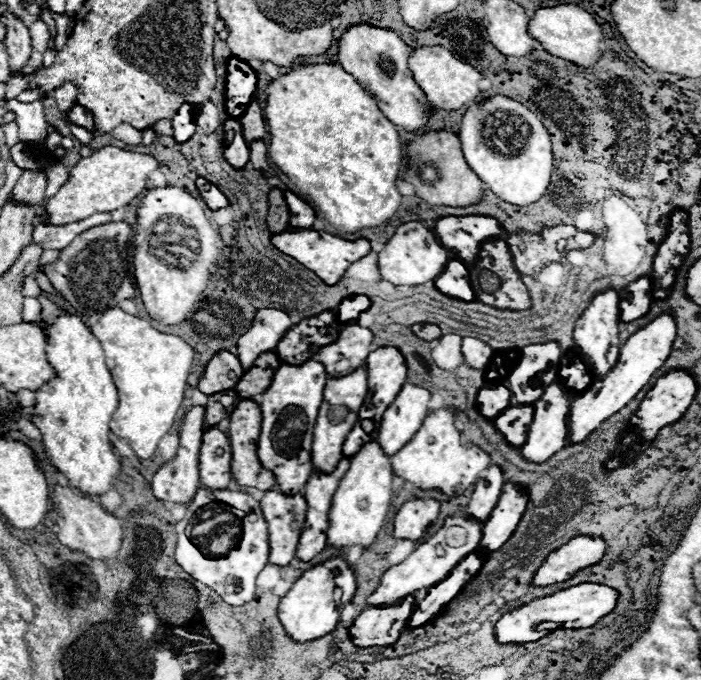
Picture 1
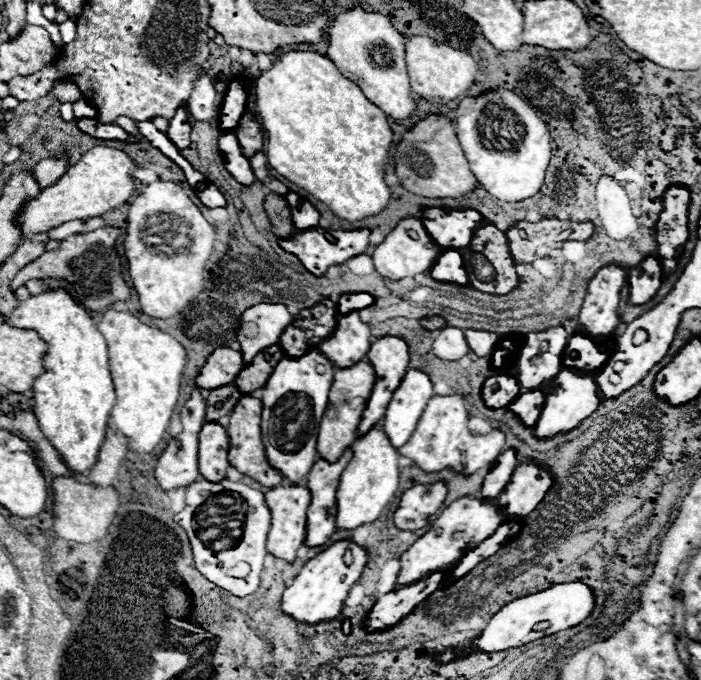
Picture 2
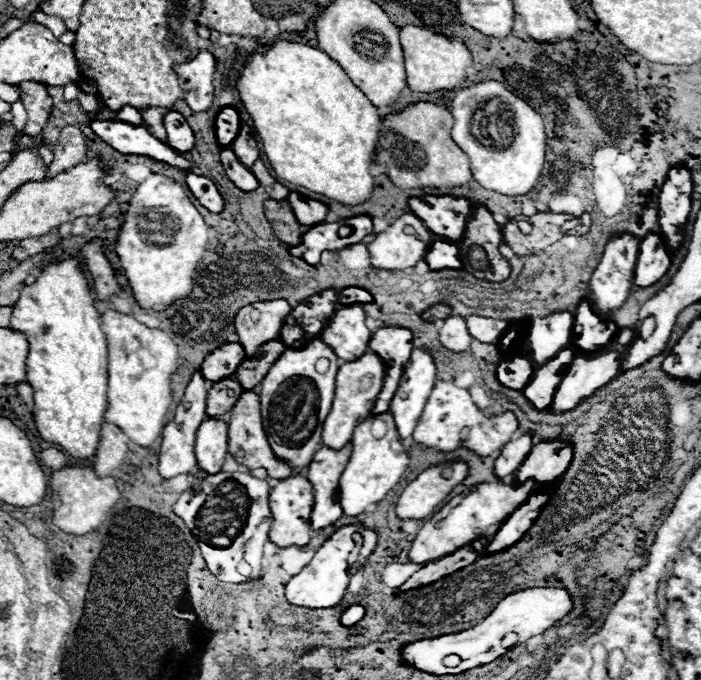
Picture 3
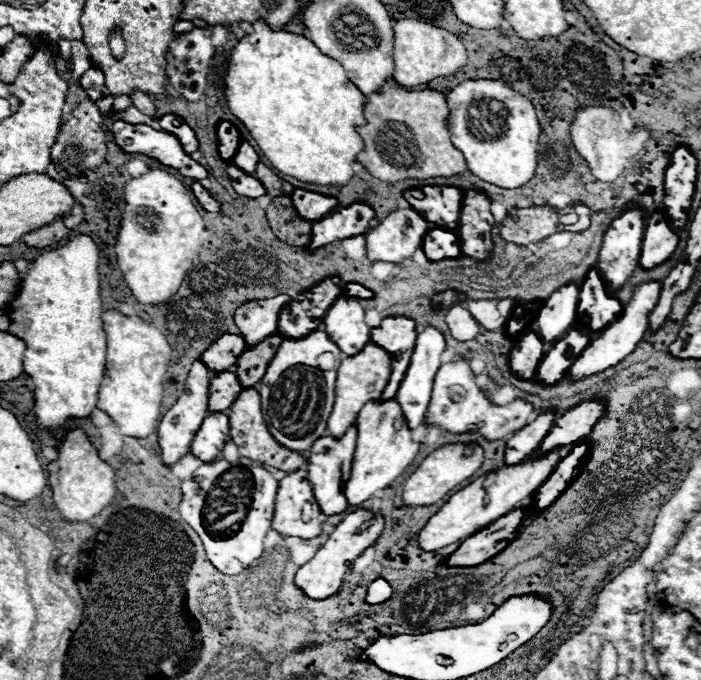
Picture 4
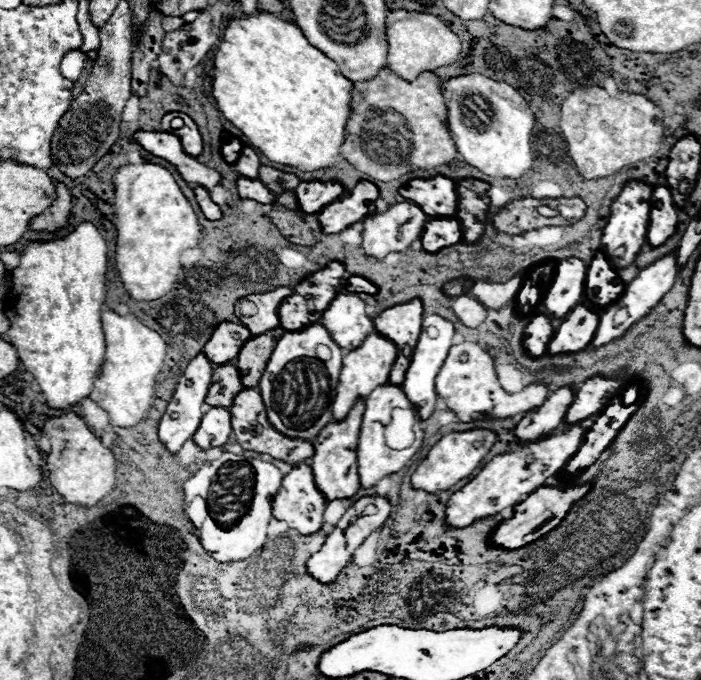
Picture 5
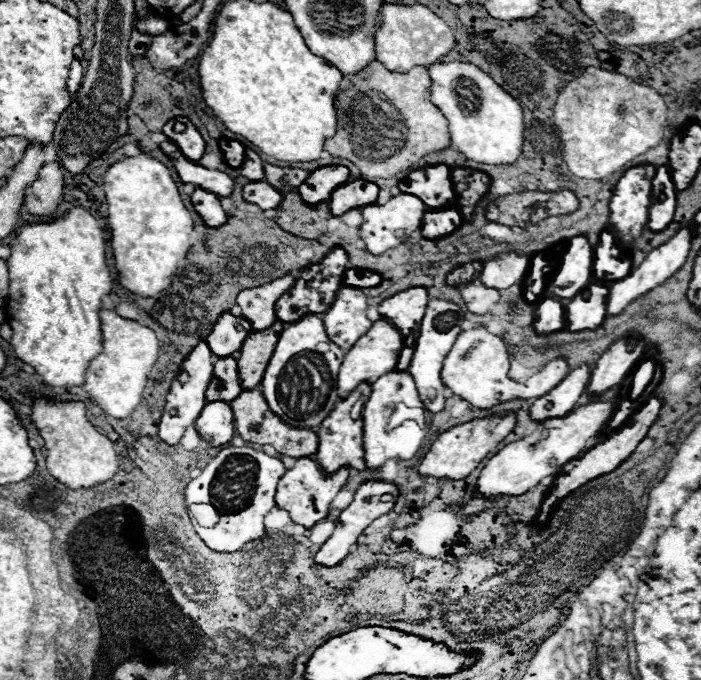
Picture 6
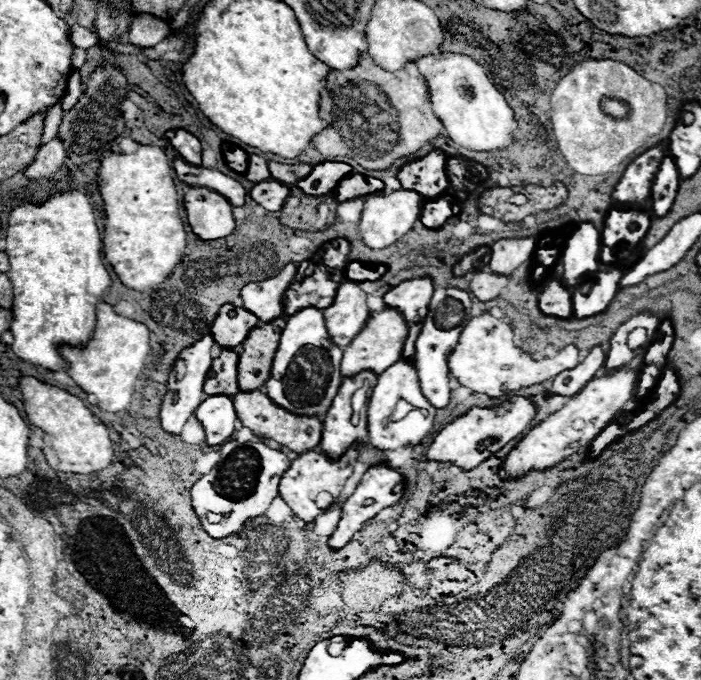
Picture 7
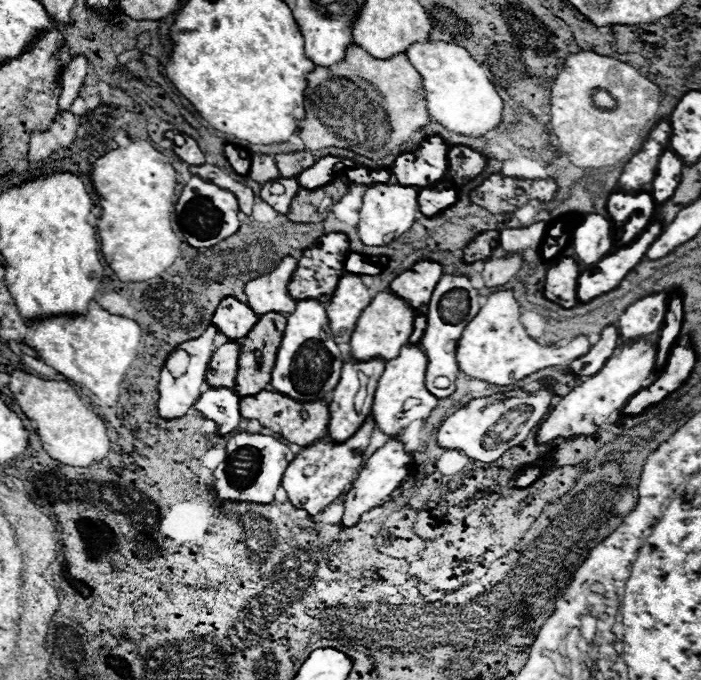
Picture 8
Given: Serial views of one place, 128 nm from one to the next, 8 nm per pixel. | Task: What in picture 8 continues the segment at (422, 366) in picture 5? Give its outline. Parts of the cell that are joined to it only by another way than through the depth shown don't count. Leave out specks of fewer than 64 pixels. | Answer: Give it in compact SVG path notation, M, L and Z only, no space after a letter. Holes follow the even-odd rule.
M444 274L430 298L428 304L428 326L424 330L424 336L420 338L420 346L428 356L428 368L426 368L426 388L428 392L432 392L436 398L448 398L454 392L454 386L446 388L446 390L438 390L434 386L434 380L438 376L448 378L450 382L456 380L458 374L458 364L456 364L456 344L460 340L462 330L466 328L466 324L478 314L480 310L480 296L478 290L472 288L470 280L466 276L450 276Z

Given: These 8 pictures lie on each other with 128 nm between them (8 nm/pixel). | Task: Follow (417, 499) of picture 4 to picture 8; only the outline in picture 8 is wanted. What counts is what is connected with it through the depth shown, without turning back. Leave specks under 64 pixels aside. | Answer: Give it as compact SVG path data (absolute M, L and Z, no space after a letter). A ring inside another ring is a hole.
M512 390L504 394L476 398L442 422L438 430L438 446L446 450L462 450L468 458L478 462L494 462L508 448L518 446L530 434L530 430L542 422L542 416L550 408L550 398L552 392L546 390L540 390L536 394Z

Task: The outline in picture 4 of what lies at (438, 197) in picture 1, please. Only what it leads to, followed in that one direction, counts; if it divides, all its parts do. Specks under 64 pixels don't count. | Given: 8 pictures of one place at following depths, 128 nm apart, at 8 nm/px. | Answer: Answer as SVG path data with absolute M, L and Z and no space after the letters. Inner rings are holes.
M394 80L384 84L380 94L366 96L364 118L366 126L360 126L364 150L358 158L368 172L384 182L400 180L426 180L436 176L456 176L466 172L466 160L460 150L454 148L448 134L448 106L446 98L434 90L396 90Z

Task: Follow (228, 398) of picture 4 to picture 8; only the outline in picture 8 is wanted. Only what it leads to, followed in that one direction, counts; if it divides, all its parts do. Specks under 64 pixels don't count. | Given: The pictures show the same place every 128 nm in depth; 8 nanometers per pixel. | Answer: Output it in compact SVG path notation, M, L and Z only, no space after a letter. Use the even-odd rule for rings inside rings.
M226 342L216 348L206 372L206 384L210 388L234 388L238 372L238 344Z

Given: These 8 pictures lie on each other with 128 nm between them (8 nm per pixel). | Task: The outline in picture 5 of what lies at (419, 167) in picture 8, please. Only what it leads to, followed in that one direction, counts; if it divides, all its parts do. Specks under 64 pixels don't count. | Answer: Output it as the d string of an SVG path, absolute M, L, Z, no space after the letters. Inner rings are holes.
M434 176L430 180L416 178L400 188L400 196L414 200L428 216L454 216L458 208L456 182L446 176Z

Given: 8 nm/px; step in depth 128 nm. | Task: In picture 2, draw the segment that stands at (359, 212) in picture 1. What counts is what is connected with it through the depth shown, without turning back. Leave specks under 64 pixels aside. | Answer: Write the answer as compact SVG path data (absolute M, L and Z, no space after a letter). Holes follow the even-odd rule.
M290 52L278 56L276 64L270 70L264 70L256 80L256 106L268 134L264 150L268 164L280 176L310 192L338 218L348 222L364 220L386 210L392 198L392 192L384 182L390 146L394 144L392 128L386 114L372 104L352 80L342 76L332 60L312 52Z

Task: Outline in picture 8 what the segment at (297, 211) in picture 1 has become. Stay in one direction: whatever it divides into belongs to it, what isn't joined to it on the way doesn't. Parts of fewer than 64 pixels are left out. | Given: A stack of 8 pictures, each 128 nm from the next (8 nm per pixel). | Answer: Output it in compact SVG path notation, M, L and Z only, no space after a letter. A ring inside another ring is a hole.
M324 156L312 168L304 170L298 176L298 184L302 188L320 188L320 186L328 184L334 178L334 172L336 172L338 166L354 168L354 162L346 160L346 158L336 158L336 156Z

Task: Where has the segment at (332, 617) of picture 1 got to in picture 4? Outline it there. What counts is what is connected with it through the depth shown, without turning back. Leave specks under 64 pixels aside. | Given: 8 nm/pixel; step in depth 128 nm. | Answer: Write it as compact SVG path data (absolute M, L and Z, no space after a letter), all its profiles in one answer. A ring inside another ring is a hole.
M356 510L352 514L348 514L336 528L334 532L328 536L326 544L314 554L314 558L304 564L298 572L296 572L296 578L294 578L294 584L312 600L324 600L324 598L330 598L334 596L340 586L342 586L342 580L344 580L344 574L346 570L352 566L352 562L370 546L374 546L374 542L380 538L384 530L384 518L380 514L372 514L368 510ZM362 524L368 526L368 530L364 534L356 534L356 528L360 528Z

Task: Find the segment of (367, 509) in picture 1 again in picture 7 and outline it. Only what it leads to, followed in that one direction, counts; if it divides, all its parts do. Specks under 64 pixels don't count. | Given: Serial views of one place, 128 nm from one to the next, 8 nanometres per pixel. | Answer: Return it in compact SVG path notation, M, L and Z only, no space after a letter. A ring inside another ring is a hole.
M400 360L396 364L392 364L390 368L386 368L380 376L378 376L378 384L374 386L374 392L368 400L368 442L370 446L378 448L378 450L396 450L400 446L416 446L420 444L420 438L423 438L430 432L432 428L432 420L434 420L434 412L436 408L424 398L422 390L420 390L420 382L418 382L418 374L414 370L412 362ZM398 400L406 400L416 408L424 408L428 410L428 416L423 415L419 409L409 412L400 422L392 422L390 416L394 412L394 406Z

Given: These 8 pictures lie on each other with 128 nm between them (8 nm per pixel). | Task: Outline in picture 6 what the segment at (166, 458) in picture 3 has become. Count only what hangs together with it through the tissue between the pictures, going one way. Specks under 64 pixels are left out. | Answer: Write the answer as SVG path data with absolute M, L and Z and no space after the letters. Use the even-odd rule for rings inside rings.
M200 342L194 348L194 352L188 354L188 358L182 362L182 370L186 370L190 378L188 378L186 384L172 382L170 392L166 396L166 406L164 406L164 412L162 412L162 420L160 420L160 426L158 426L160 440L164 440L170 446L180 442L182 434L186 432L186 428L196 422L196 418L200 416L200 412L202 412L202 408L206 404L204 392L206 392L206 388L210 384L210 378L212 378L212 352L210 352L206 342Z

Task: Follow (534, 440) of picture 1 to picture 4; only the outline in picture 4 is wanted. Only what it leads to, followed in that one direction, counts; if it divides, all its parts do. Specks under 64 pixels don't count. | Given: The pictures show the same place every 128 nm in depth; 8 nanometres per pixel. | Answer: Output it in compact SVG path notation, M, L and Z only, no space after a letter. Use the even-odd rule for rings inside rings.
M648 282L648 284L636 286L628 308L624 308L624 312L612 324L608 324L608 328L604 328L604 332L600 332L600 336L594 336L592 342L588 342L588 346L584 348L584 352L576 358L576 362L572 362L570 380L580 380L586 376L592 376L596 372L602 372L602 370L622 362L638 346L642 336L646 334L648 312L654 308L658 296L660 296L660 282Z

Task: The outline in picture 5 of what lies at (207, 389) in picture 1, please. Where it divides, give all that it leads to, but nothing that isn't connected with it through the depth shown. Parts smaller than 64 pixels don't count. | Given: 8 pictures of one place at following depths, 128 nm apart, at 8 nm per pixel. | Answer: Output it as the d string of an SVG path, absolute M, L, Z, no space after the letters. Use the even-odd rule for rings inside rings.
M232 322L220 324L212 340L208 340L204 354L214 364L226 364L238 356L240 348L248 338L250 338L250 332L242 324L232 324Z

